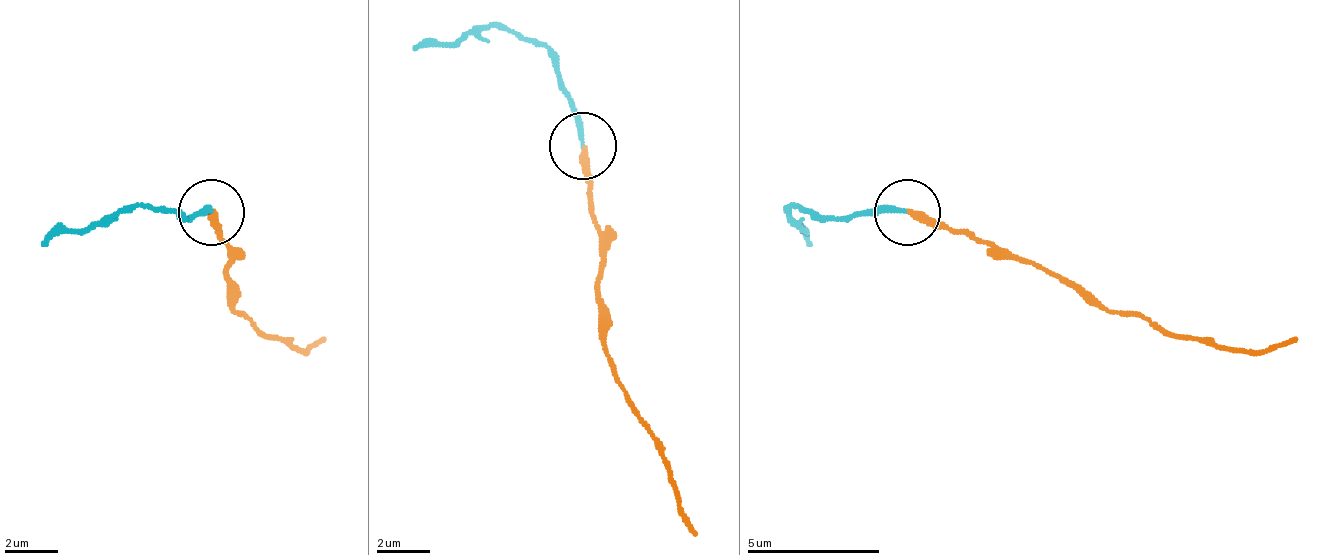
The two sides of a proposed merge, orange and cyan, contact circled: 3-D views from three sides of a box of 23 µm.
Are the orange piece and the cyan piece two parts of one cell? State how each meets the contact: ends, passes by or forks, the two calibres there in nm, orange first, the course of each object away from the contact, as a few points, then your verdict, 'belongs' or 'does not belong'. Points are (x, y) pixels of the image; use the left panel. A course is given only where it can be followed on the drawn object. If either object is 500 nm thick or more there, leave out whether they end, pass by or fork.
orange ends | cyan ends | 280/190 nm | orange via (212, 214), (226, 240), (232, 313), (286, 347), (306, 353), (325, 340) | cyan via (212, 214), (173, 214), (126, 207), (40, 247) | does not belong

